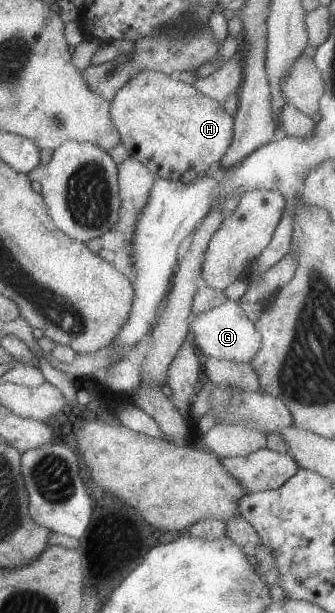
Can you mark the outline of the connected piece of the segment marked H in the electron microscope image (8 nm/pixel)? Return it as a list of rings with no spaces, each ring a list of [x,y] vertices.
[[[143,70],[128,80],[123,88],[110,101],[109,117],[114,132],[119,136],[130,158],[137,160],[147,168],[155,178],[173,180],[174,182],[191,182],[197,176],[223,157],[232,140],[233,120],[221,103],[201,94],[176,76],[165,75],[156,71]]]

